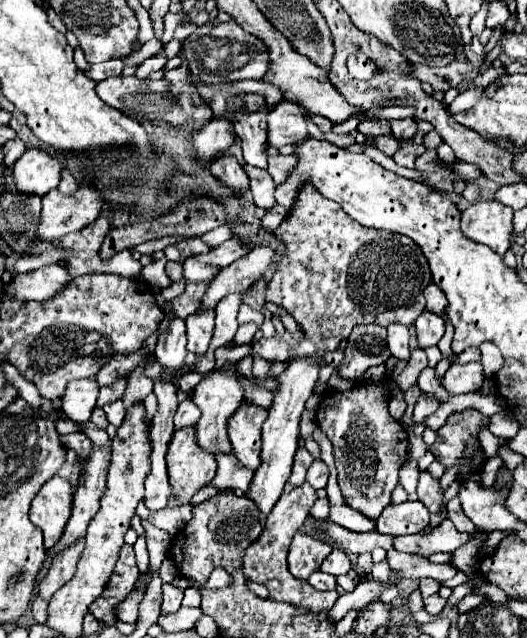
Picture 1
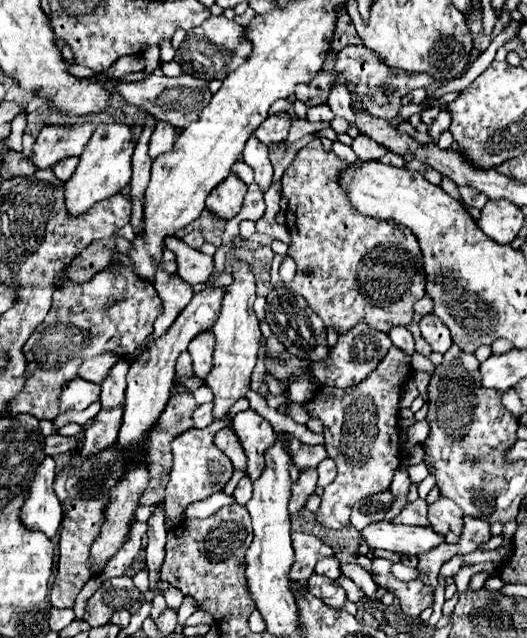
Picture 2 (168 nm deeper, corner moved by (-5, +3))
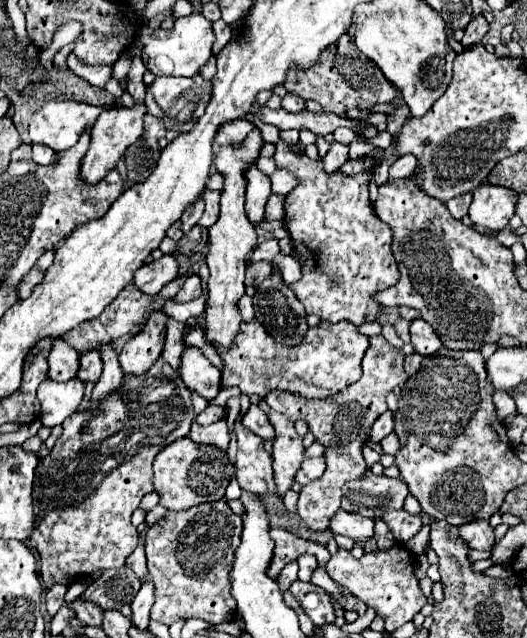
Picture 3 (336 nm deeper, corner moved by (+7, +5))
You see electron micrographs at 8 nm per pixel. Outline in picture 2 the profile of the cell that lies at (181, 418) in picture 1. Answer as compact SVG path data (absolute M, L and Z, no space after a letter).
M206 403L206 405L198 405L198 409L194 411L194 427L202 429L202 427L208 427L214 417L212 417L212 403Z

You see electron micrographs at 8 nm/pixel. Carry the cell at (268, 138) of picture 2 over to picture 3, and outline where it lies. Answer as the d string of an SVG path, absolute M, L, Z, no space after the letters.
M236 119L232 123L226 123L220 129L220 135L216 137L216 143L222 147L242 147L244 139L248 137L250 131L254 131L256 125L246 119Z

